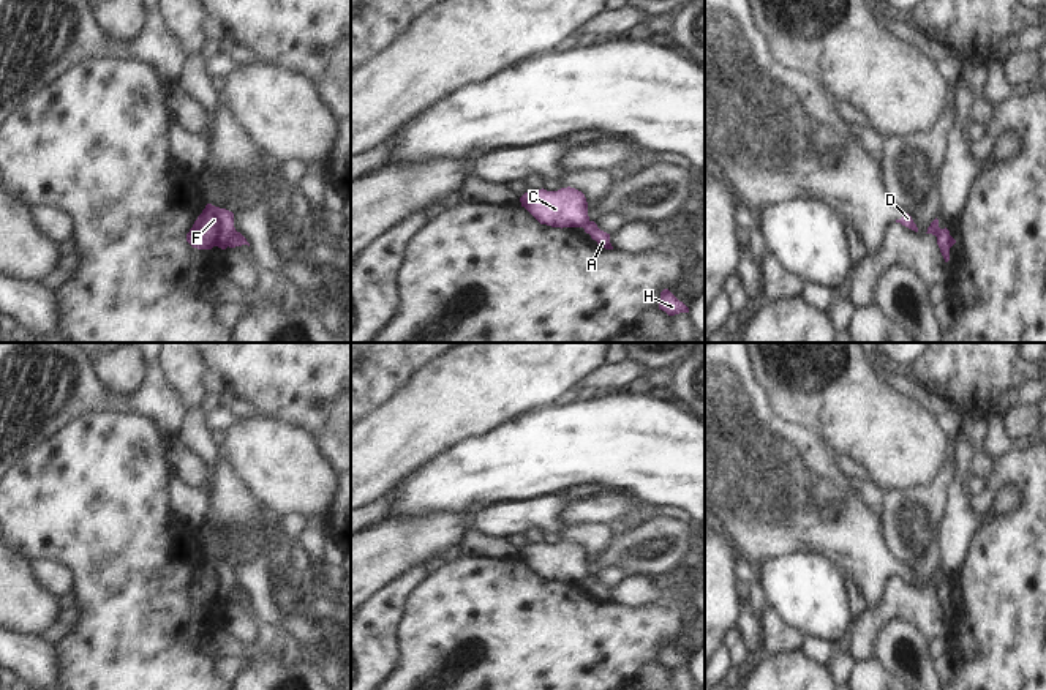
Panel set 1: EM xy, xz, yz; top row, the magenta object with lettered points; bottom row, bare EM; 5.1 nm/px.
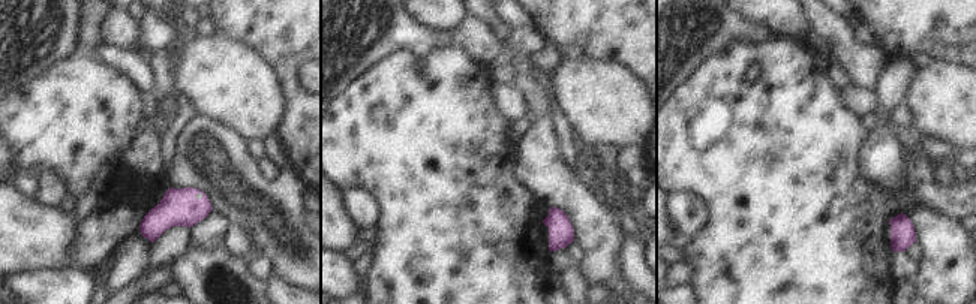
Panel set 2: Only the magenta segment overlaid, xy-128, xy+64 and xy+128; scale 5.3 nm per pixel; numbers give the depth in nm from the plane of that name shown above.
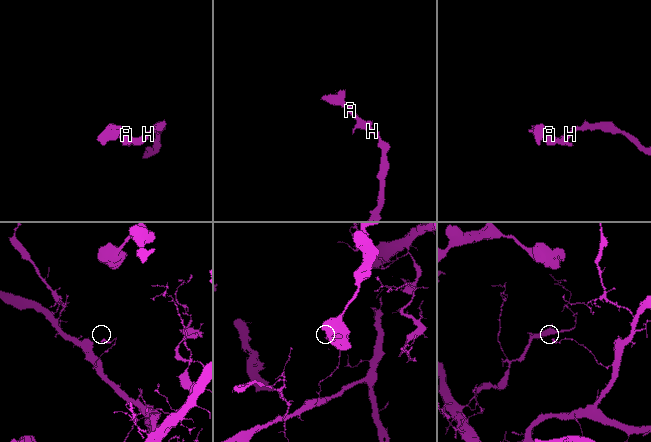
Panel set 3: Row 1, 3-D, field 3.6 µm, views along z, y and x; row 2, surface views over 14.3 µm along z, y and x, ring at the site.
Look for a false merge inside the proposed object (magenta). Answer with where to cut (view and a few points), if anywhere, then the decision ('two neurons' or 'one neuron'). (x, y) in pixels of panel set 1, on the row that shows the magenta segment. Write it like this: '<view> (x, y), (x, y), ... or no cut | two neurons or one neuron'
xy (236, 231), (226, 245) | two neurons

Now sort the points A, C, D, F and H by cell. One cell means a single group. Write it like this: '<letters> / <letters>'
A H / C D F

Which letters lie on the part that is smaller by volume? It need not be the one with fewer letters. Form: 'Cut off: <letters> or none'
Cut off: C, D, F

